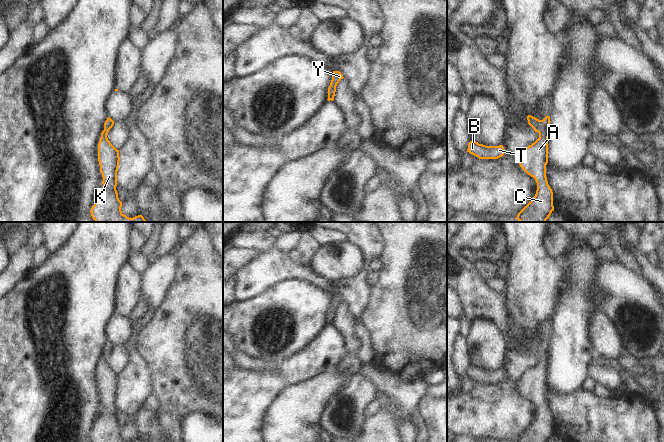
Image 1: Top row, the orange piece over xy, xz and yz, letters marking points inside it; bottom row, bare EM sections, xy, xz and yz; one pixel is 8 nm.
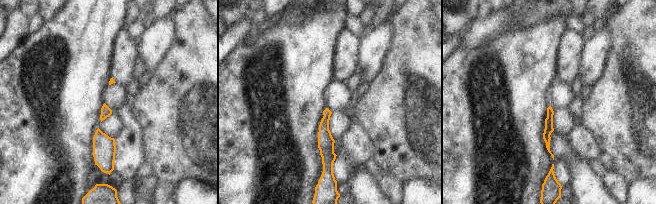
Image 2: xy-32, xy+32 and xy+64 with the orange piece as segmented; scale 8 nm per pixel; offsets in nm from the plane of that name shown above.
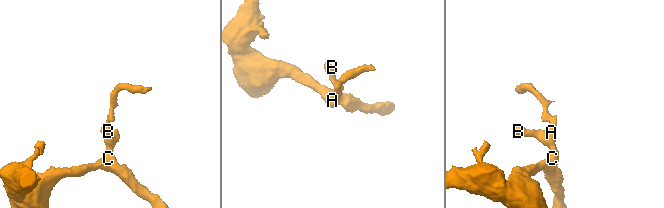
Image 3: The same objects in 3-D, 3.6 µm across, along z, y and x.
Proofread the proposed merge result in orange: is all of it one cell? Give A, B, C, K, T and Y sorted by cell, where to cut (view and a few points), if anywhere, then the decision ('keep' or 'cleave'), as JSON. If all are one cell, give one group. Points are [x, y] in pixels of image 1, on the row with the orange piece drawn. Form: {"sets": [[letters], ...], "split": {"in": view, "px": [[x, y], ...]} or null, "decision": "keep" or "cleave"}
{"sets": [["A", "B", "C", "K", "T", "Y"]], "split": null, "decision": "keep"}

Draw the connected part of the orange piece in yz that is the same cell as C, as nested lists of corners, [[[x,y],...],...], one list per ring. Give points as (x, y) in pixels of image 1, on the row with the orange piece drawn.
[[[528,115],[527,120],[534,131],[539,133],[539,138],[525,149],[519,159],[519,165],[535,179],[537,190],[533,199],[518,213],[516,219],[519,222],[546,222],[554,211],[553,192],[546,177],[550,116],[539,120]]]

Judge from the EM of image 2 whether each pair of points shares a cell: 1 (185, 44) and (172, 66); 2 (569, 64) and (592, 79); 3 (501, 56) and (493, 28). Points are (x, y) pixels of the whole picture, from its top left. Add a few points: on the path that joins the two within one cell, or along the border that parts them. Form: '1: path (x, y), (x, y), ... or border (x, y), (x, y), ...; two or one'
1: path (185, 49), (185, 53), (177, 61); one
2: border (585, 49), (583, 64), (579, 74); two
3: border (518, 28), (500, 32), (495, 37), (475, 48); two

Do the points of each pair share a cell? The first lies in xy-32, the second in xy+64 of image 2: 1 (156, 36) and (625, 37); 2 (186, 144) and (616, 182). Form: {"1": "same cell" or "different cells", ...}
{"1": "different cells", "2": "different cells"}

